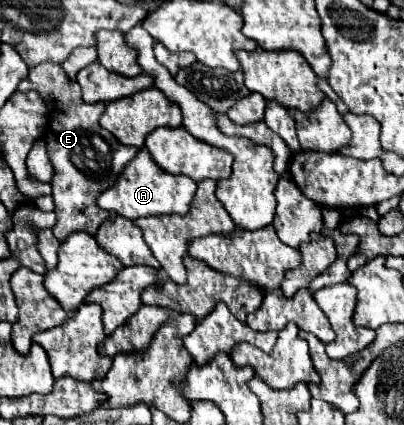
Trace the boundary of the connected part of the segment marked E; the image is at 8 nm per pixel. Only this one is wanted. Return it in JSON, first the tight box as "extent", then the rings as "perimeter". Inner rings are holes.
{"extent":[19,62,137,242],"perimeter":[[[43,62],[39,66],[33,66],[29,68],[29,76],[25,80],[21,80],[19,92],[39,92],[41,98],[45,100],[45,104],[51,104],[49,108],[49,122],[47,122],[47,128],[45,128],[45,146],[47,146],[47,156],[53,164],[53,180],[51,180],[51,186],[53,186],[53,202],[55,202],[55,214],[57,214],[57,224],[53,226],[53,234],[59,242],[63,242],[71,232],[75,230],[83,230],[87,234],[97,234],[99,226],[111,216],[109,212],[101,210],[97,206],[97,196],[101,190],[109,188],[115,184],[117,176],[121,174],[121,168],[125,168],[125,164],[137,154],[137,148],[129,148],[125,144],[119,144],[117,138],[107,132],[105,128],[99,126],[99,116],[103,114],[105,110],[105,104],[103,102],[95,102],[95,104],[87,104],[83,102],[81,98],[81,88],[75,80],[69,80],[65,70],[61,68],[61,64],[57,62]]]}

